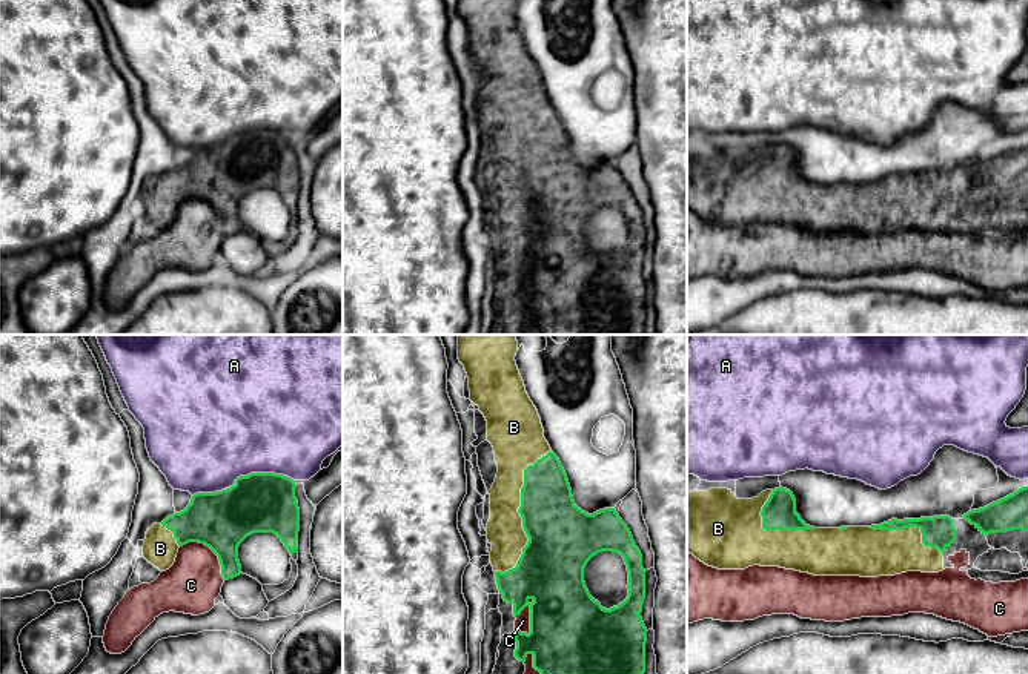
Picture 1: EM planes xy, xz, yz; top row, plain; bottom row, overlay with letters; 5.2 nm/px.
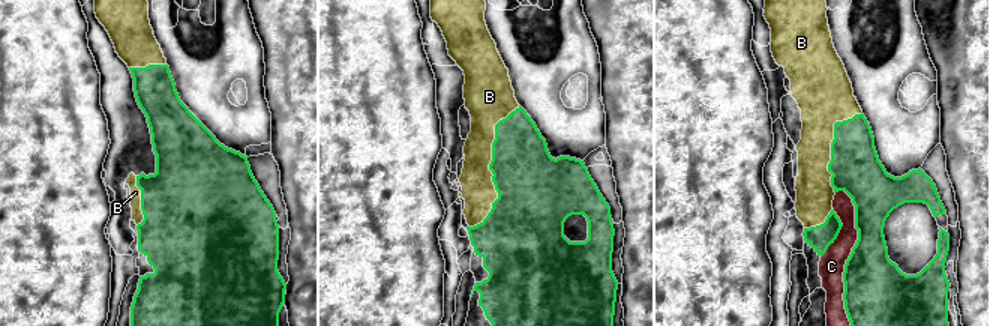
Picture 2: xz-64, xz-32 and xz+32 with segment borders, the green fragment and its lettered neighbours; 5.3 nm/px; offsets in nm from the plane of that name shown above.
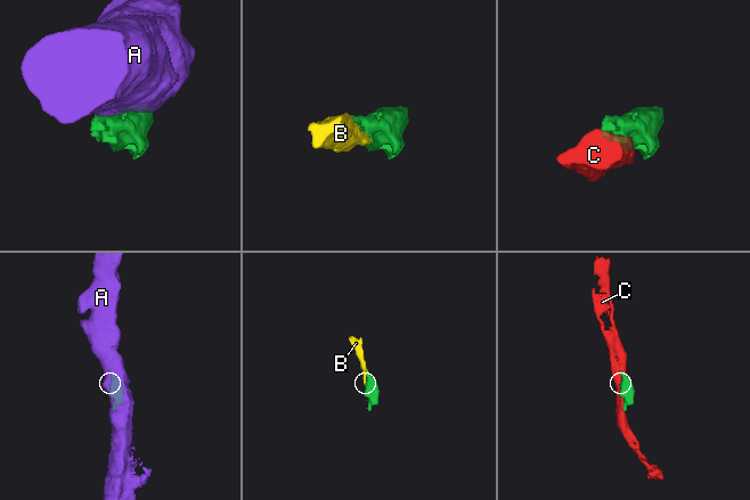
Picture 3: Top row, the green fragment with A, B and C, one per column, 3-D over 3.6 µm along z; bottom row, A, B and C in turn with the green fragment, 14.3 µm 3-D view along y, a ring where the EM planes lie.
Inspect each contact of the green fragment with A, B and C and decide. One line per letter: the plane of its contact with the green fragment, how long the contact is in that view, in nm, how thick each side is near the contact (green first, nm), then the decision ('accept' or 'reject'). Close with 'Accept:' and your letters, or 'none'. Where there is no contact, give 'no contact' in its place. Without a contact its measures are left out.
A: contact in xy; length 340 nm; calibres 320 and 500 nm; reject
B: contact in xz; length 700 nm; calibres 360 and 190 nm; accept
C: contact in xz; length 200 nm; calibres 440 and 80 nm; reject
Accept: B

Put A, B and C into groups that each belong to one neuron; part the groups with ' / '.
A / B / C

